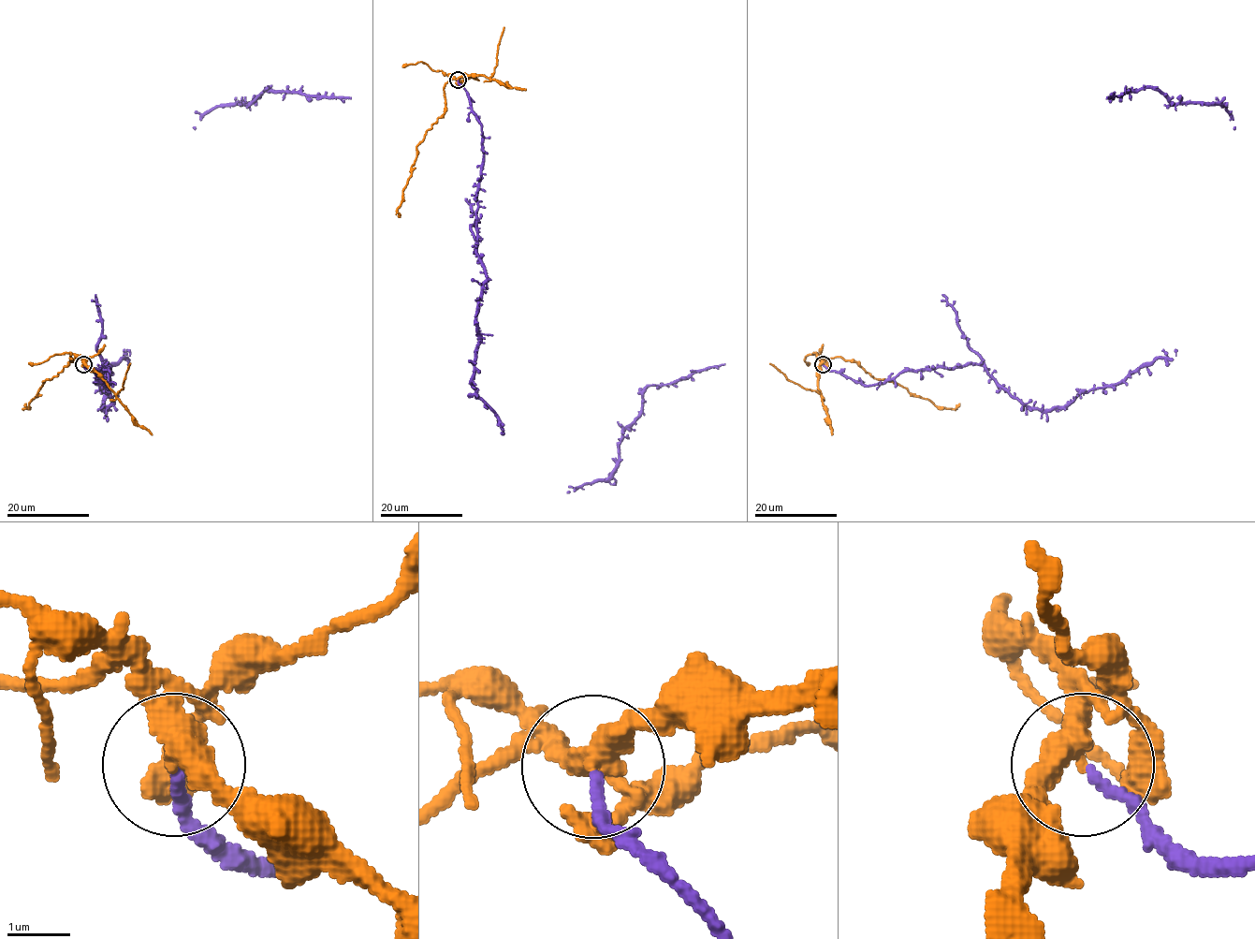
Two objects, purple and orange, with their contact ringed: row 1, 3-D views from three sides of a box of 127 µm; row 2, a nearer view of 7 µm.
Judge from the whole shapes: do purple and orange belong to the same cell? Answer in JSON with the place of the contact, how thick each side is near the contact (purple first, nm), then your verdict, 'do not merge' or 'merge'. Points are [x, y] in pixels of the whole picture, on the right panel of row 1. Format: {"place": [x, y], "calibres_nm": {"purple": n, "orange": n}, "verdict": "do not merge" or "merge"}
{"place": [823, 364], "calibres_nm": {"purple": 160, "orange": 400}, "verdict": "do not merge"}

